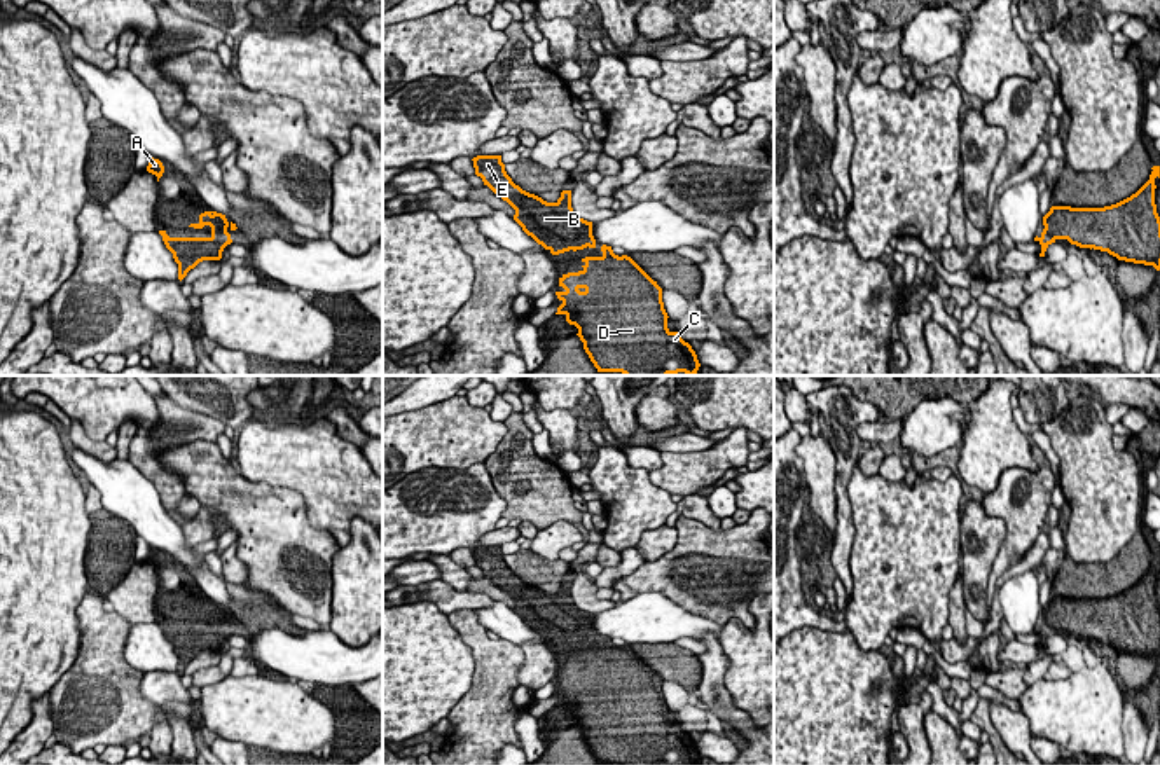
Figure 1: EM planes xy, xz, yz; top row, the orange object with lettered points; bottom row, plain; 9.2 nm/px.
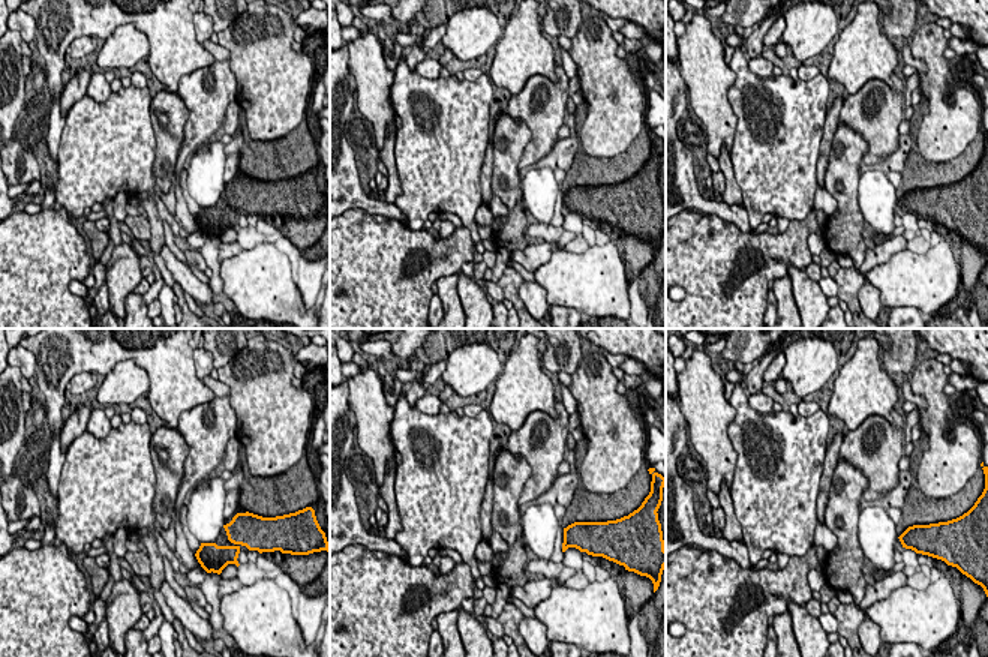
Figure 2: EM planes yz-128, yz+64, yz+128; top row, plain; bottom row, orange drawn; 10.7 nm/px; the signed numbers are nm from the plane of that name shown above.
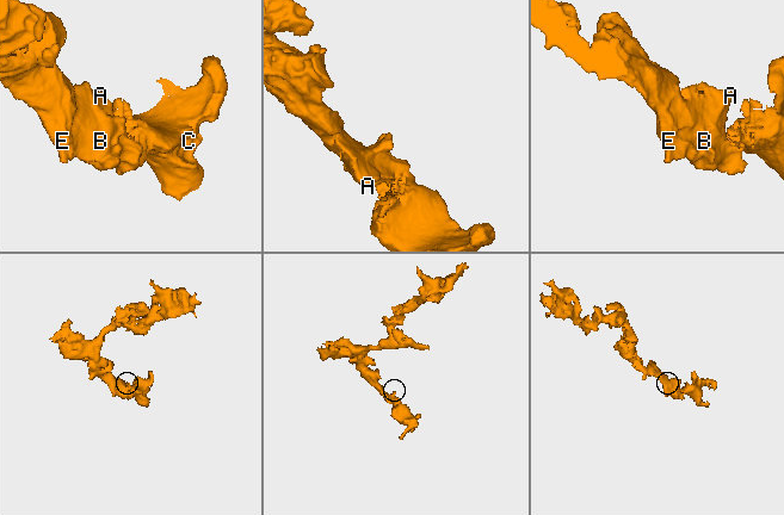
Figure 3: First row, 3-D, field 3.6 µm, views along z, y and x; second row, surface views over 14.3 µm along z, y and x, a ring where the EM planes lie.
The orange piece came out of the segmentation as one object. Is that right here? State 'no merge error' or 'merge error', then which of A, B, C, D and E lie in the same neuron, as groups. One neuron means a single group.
no merge error; groups A B C D E

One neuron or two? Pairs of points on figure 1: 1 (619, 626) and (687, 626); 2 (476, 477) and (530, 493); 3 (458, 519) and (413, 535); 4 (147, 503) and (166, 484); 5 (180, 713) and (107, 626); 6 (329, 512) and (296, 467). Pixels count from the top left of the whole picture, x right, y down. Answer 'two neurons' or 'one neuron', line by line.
1: one neuron
2: two neurons
3: one neuron
4: two neurons
5: one neuron
6: one neuron

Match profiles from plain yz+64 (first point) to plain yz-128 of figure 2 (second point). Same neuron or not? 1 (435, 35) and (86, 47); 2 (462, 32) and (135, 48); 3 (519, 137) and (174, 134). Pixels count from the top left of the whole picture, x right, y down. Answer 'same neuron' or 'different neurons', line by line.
1: same neuron
2: same neuron
3: same neuron

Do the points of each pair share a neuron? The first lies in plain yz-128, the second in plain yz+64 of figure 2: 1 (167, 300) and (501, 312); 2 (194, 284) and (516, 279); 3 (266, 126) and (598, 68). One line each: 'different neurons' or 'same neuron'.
1: different neurons
2: different neurons
3: same neuron

